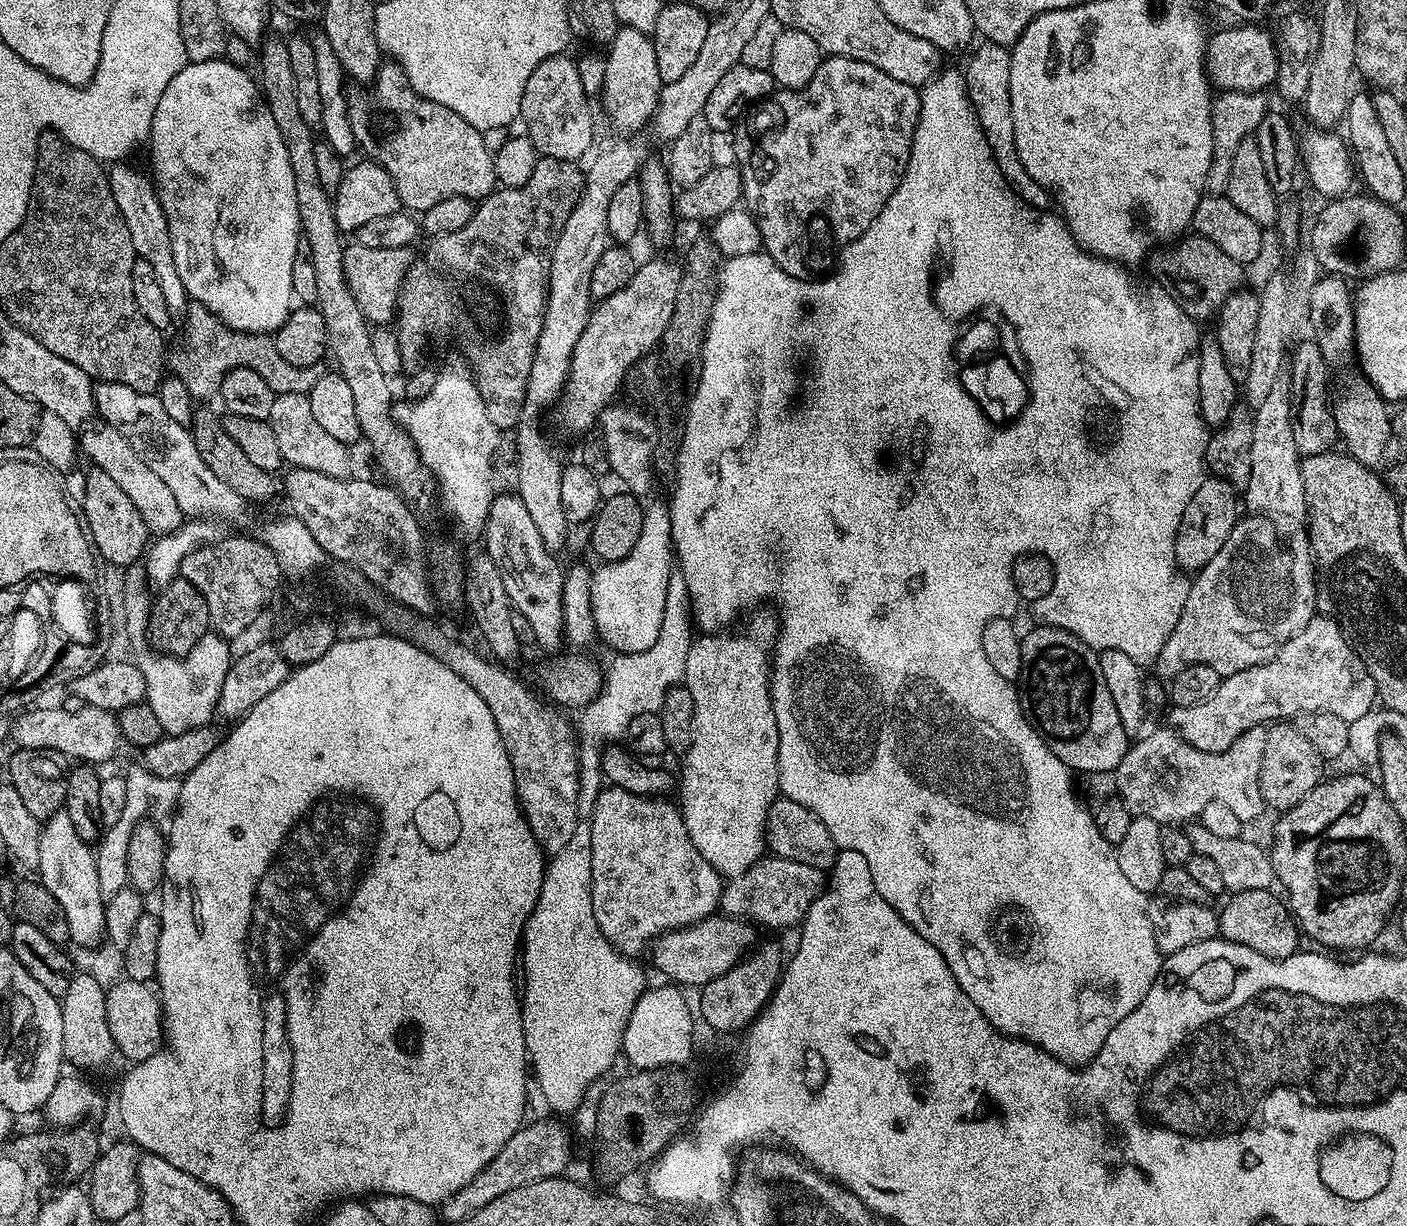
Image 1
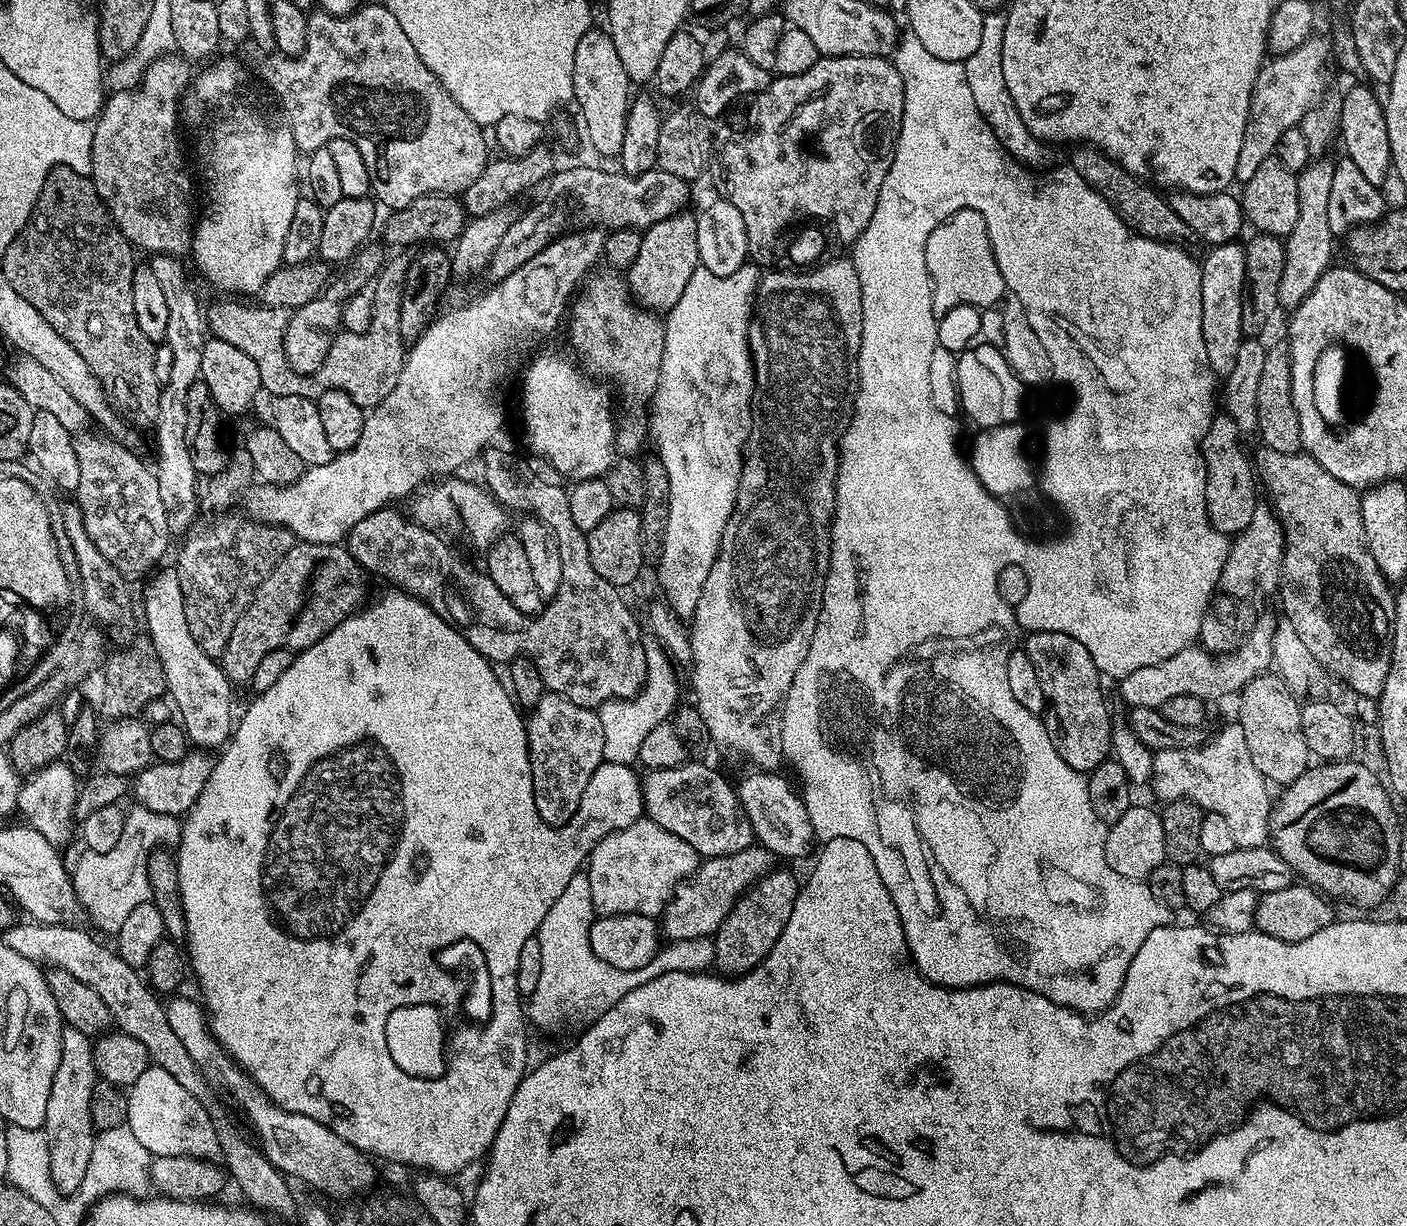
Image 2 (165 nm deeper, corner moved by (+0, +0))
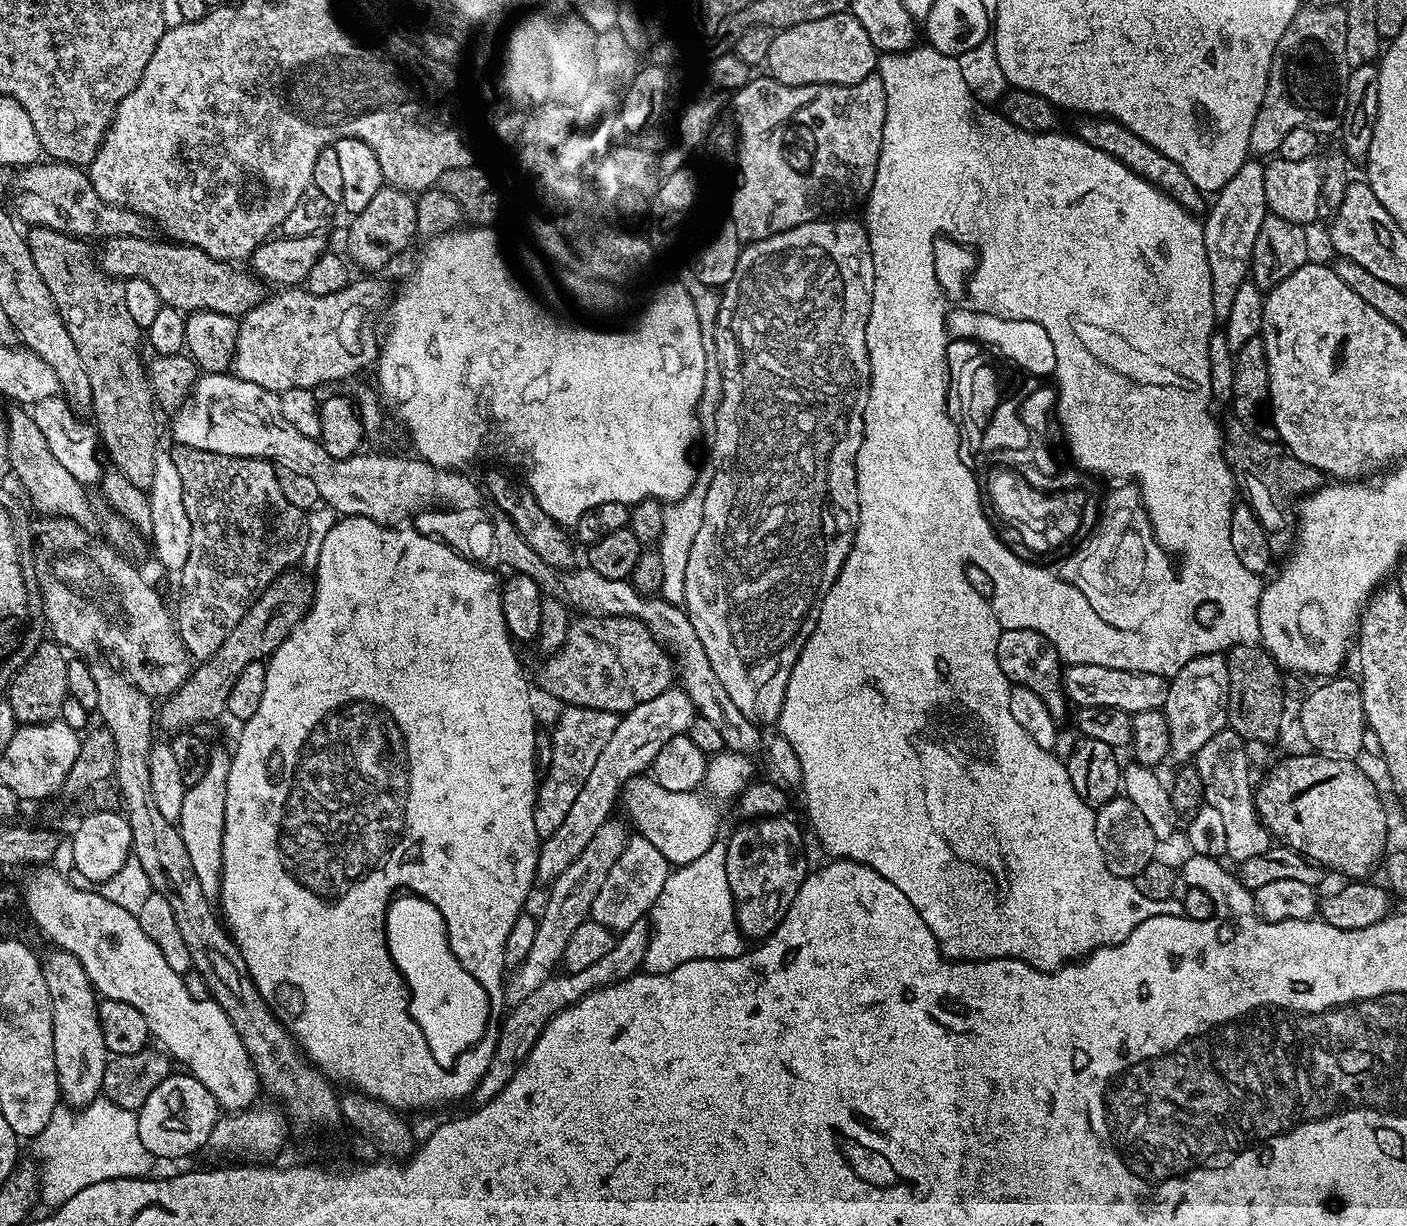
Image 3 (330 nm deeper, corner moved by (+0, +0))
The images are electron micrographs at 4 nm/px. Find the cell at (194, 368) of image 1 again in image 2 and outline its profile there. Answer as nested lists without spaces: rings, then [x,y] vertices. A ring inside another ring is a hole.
[[[396,254],[393,260],[391,257],[385,263],[370,288],[373,296],[372,324],[362,333],[344,330],[335,335],[322,366],[308,376],[298,374],[286,362],[284,335],[289,309],[266,308],[256,302],[238,304],[234,301],[237,299],[224,298],[228,300],[220,300],[209,308],[207,305],[206,328],[215,339],[230,342],[230,346],[238,346],[242,354],[250,354],[250,358],[254,358],[254,366],[258,366],[260,387],[265,393],[269,392],[269,397],[301,396],[307,400],[316,400],[326,390],[337,388],[350,394],[350,398],[354,398],[360,408],[371,410],[390,394],[402,373],[406,341],[400,332],[400,311],[409,263],[409,257],[404,254]]]

